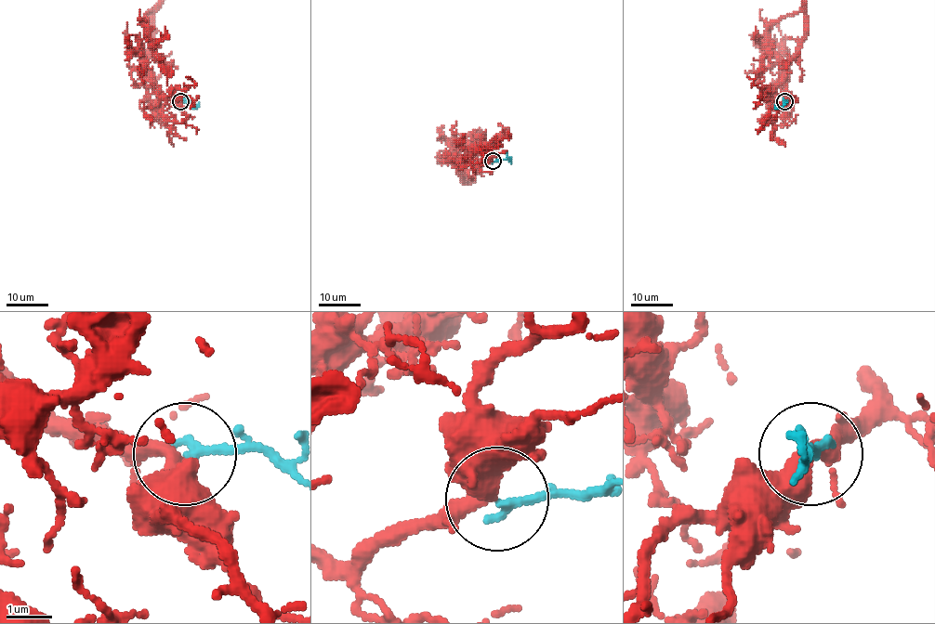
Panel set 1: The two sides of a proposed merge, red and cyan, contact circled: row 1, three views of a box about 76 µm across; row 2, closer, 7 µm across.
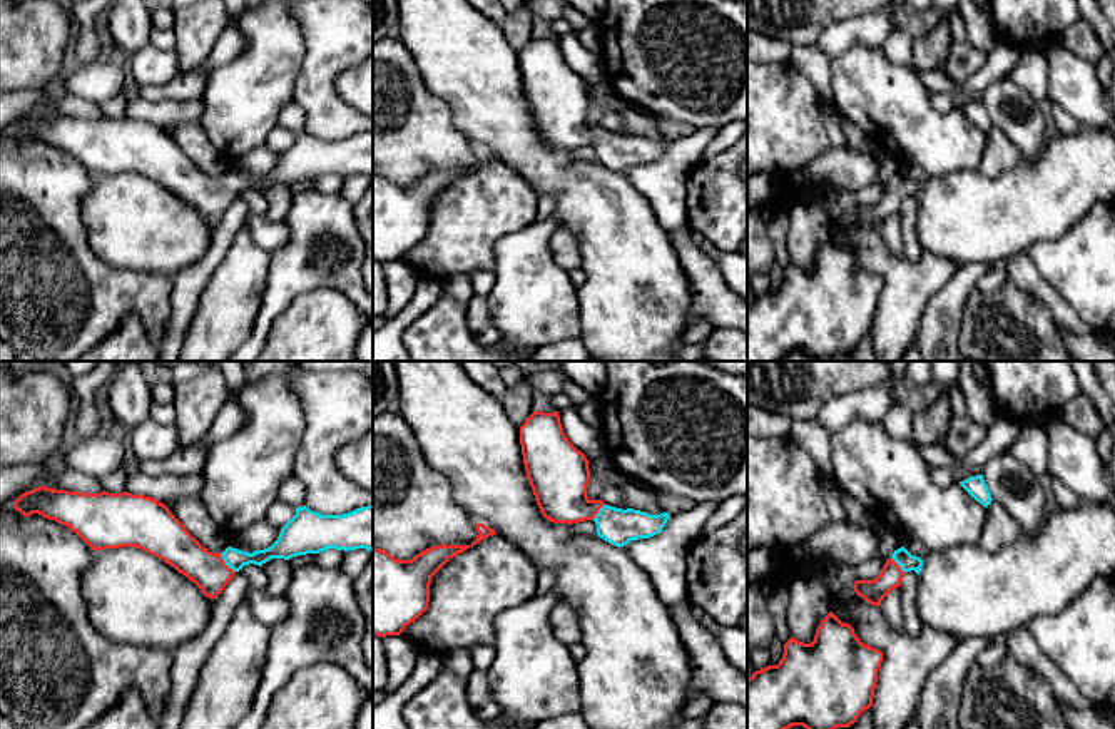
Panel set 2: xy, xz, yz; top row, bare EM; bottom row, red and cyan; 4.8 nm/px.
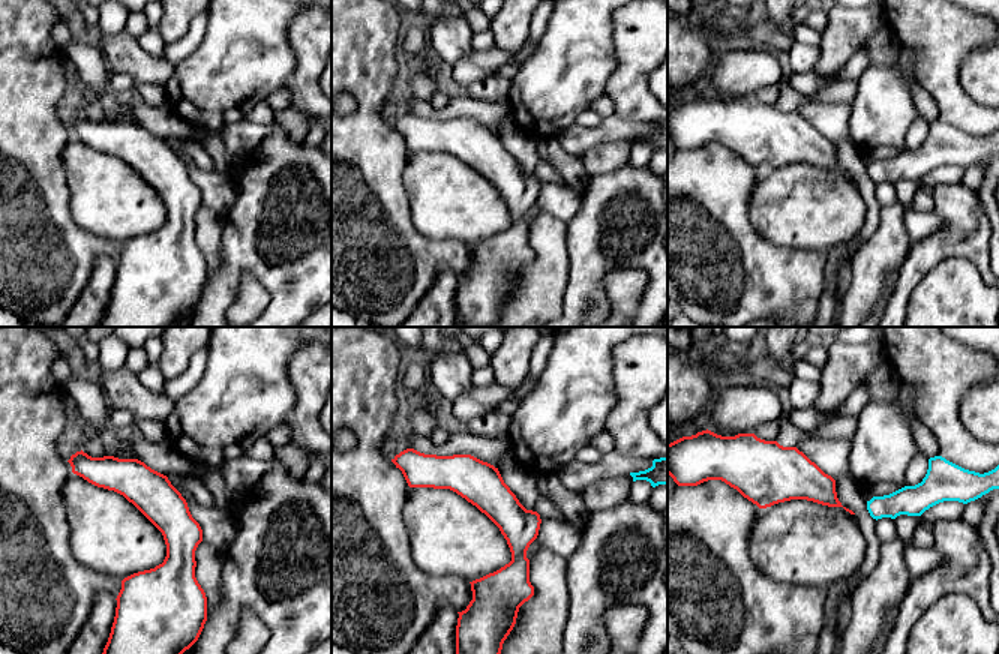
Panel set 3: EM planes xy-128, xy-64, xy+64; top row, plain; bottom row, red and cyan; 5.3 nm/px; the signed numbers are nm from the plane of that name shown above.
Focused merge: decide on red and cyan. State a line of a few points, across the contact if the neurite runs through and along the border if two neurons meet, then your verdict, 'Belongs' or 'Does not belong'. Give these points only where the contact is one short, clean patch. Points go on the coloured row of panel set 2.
Line: xy (176, 545), (198, 564), (224, 564), (234, 559). Belongs

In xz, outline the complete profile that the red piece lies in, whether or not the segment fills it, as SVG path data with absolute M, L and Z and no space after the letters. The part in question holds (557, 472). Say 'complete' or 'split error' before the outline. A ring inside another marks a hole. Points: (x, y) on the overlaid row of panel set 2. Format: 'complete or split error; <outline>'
split error; M533 411L520 426L520 445L528 483L542 515L553 523L593 520L597 535L624 547L662 532L669 513L650 515L615 508L587 497L588 460L565 436L558 411Z

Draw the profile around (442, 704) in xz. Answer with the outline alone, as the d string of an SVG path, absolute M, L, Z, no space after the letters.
M441 672L403 706L410 729L532 729L480 719L466 697L466 679Z

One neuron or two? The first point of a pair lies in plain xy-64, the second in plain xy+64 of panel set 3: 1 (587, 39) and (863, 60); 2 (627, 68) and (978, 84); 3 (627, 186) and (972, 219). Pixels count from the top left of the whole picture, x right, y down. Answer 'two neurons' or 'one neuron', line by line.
1: two neurons
2: two neurons
3: one neuron

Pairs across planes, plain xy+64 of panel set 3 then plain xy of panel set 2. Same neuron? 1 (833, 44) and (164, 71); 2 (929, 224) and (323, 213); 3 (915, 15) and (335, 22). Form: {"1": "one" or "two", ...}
{"1": "two", "2": "two", "3": "one"}

